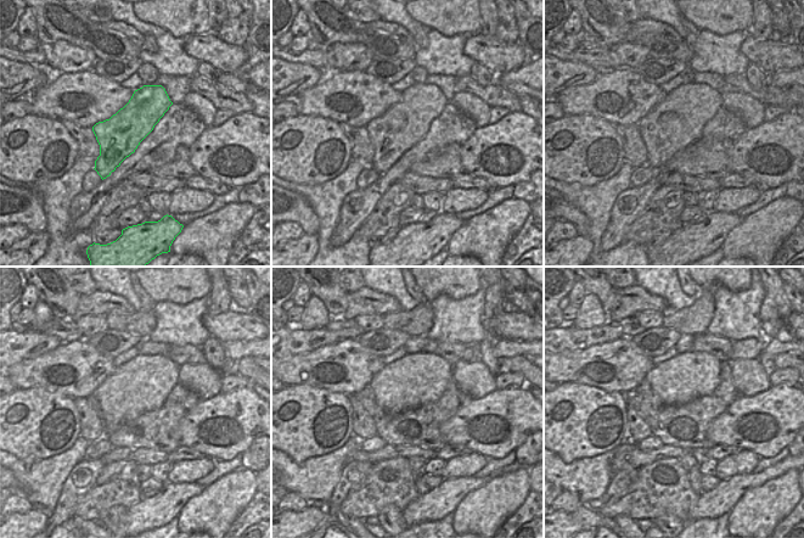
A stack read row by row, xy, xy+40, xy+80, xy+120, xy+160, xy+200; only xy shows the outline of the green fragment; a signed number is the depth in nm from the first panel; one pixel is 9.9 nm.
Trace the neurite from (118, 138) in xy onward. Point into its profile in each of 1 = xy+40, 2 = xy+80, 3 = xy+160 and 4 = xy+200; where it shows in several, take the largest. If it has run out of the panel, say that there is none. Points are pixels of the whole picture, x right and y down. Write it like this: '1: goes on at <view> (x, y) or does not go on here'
1: goes on at xy+40 (404, 124)
2: goes on at xy+80 (678, 121)
3: goes on at xy+160 (416, 379)
4: goes on at xy+200 (687, 376)

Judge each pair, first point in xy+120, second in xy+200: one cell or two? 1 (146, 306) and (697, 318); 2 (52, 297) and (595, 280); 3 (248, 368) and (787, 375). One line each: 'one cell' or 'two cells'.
1: two cells
2: one cell
3: two cells

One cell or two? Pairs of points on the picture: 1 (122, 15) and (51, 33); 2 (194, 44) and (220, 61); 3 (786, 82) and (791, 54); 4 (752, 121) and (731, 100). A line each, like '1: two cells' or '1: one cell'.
1: two cells
2: one cell
3: two cells
4: one cell

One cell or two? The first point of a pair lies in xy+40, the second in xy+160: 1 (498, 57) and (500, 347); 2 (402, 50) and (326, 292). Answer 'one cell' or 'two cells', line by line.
1: two cells
2: one cell

